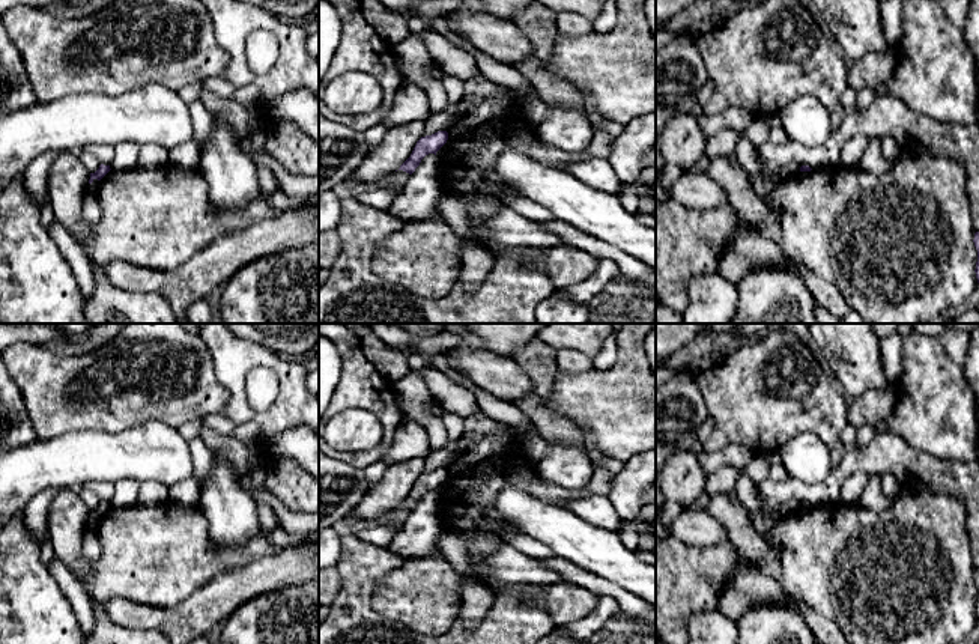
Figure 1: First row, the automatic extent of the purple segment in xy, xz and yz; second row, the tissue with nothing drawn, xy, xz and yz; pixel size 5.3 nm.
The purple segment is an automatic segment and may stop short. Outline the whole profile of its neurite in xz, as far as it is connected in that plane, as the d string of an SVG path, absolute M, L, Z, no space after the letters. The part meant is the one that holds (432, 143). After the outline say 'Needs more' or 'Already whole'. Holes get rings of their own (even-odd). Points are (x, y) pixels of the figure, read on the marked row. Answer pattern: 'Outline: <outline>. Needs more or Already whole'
Outline: M438 131L432 135L421 137L411 156L400 166L399 170L403 170L409 175L415 172L415 169L420 166L421 159L429 155L435 153L447 143L448 132L447 131Z. Already whole

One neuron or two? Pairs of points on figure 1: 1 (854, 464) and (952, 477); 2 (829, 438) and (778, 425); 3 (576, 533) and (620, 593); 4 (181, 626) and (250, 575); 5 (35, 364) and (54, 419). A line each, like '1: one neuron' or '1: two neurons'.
1: one neuron
2: one neuron
3: two neurons
4: one neuron
5: one neuron

